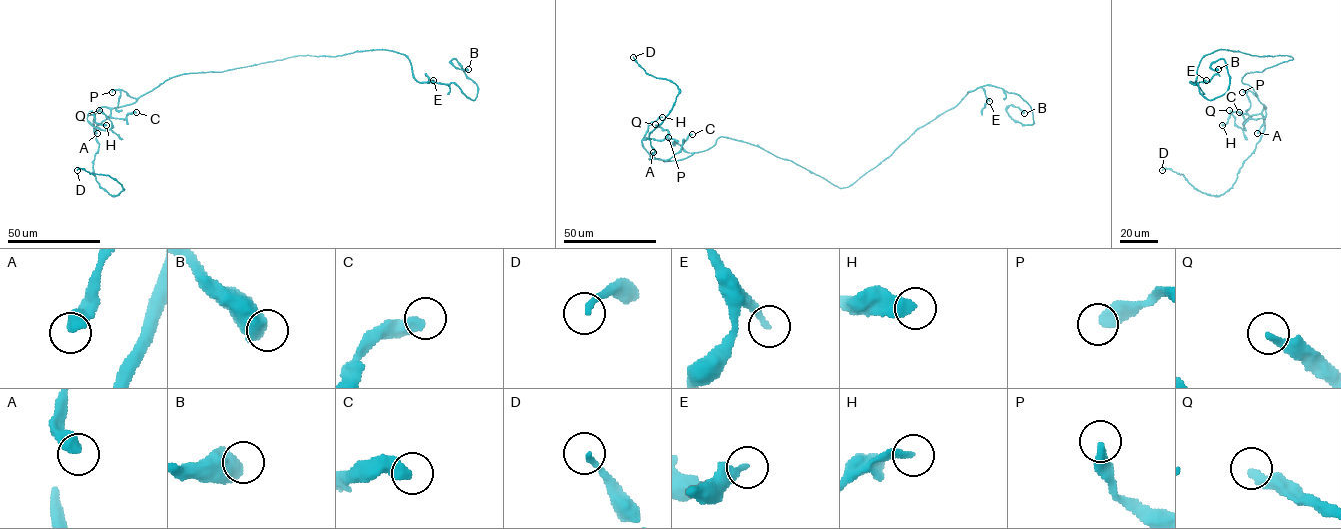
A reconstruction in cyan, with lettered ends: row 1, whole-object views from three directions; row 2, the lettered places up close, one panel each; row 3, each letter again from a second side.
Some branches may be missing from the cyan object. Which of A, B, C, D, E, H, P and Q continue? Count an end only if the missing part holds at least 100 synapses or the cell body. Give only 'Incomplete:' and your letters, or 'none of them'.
Incomplete: none of them

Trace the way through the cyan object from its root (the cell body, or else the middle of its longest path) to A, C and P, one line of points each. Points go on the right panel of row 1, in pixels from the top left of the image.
A: (1276, 65), (1262, 71), (1247, 73), (1241, 79), (1254, 90), (1265, 107), (1264, 123), (1257, 133)
C: (1276, 65), (1262, 71), (1247, 73), (1241, 79), (1254, 90), (1265, 107), (1265, 116), (1253, 119), (1239, 112)
P: (1276, 65), (1242, 77), (1241, 81), (1250, 86), (1258, 98), (1248, 89), (1242, 92)

